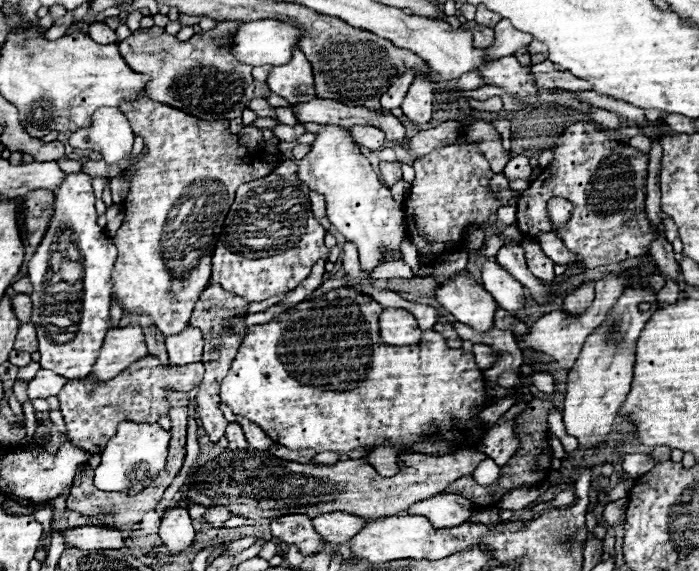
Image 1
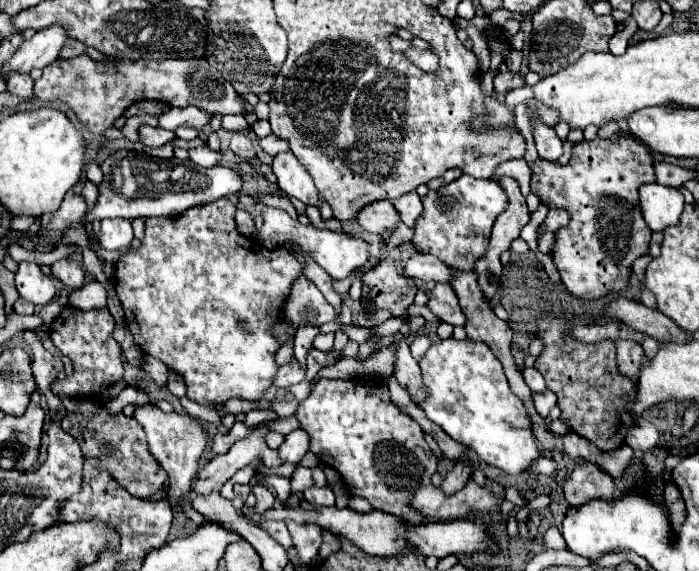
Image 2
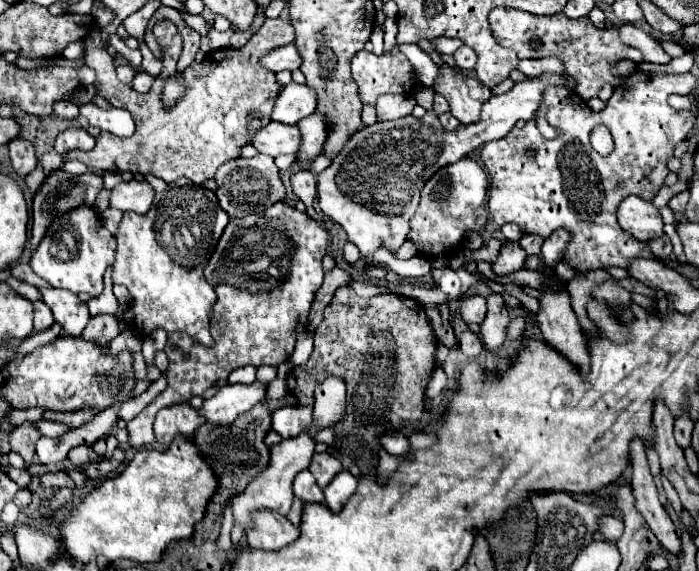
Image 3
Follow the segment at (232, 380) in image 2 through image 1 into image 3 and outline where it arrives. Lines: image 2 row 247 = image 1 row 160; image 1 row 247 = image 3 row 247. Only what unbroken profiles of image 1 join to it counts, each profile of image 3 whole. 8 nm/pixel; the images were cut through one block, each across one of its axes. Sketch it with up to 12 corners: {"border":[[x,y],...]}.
{"border":[[188,178],[124,214],[112,280],[138,334],[214,344],[228,214]]}

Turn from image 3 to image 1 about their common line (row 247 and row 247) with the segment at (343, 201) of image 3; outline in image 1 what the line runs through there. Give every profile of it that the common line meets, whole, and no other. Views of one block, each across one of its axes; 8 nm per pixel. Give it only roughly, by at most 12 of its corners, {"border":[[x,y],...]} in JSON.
{"border":[[346,128],[296,164],[368,276],[406,238],[402,204]]}

